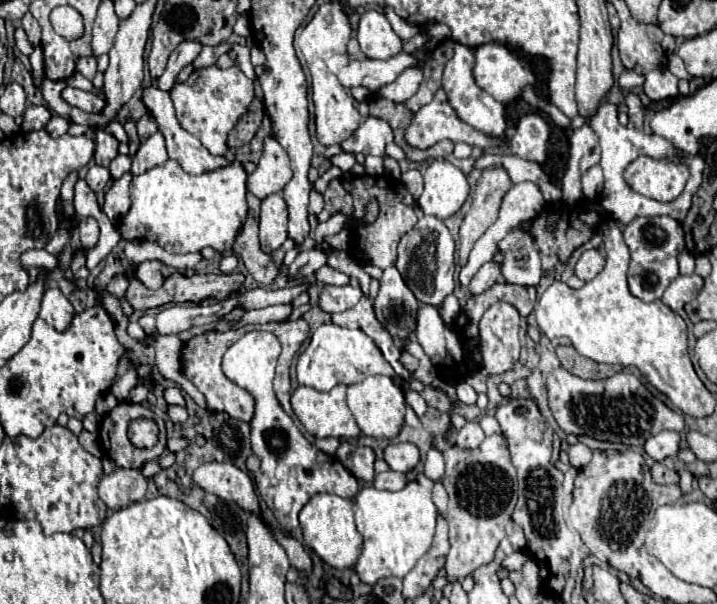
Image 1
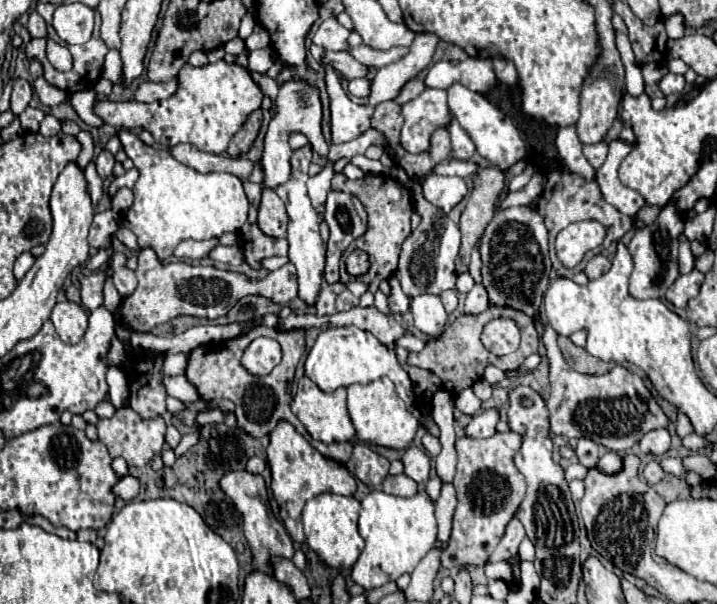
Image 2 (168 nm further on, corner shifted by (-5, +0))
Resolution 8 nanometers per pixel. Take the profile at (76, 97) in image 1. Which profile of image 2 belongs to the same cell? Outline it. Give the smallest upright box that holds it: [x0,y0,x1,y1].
[95,61,263,155]

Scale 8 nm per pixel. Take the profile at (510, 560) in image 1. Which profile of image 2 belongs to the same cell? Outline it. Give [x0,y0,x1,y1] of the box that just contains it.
[485,561,513,583]

